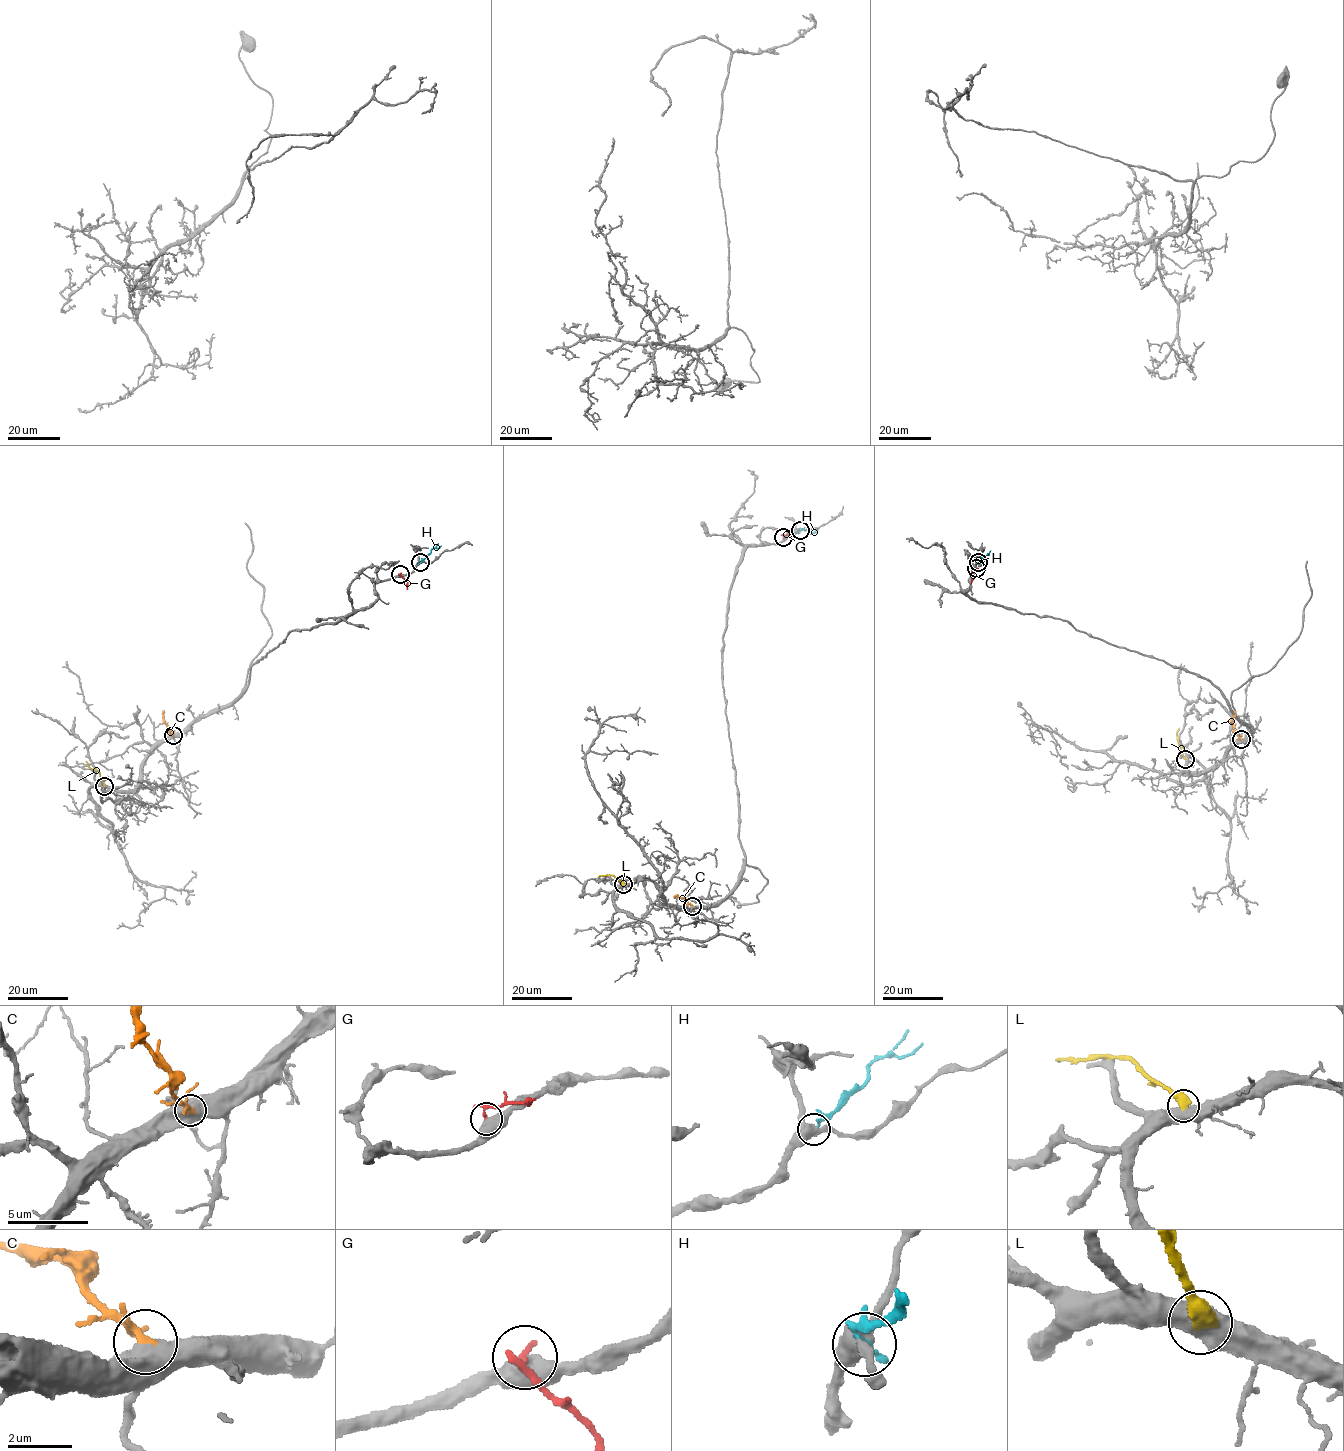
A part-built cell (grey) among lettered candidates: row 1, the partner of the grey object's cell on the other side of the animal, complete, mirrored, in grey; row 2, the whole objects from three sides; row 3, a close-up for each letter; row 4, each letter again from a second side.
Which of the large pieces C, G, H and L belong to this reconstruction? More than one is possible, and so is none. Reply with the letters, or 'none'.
C

